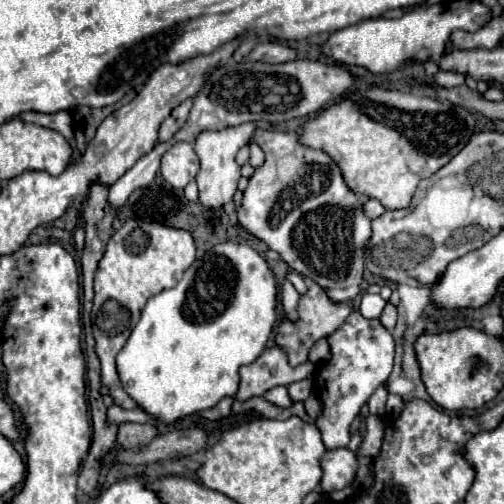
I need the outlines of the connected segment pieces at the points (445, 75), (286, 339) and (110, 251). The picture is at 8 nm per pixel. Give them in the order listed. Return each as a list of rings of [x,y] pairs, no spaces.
[[[439,70],[439,74],[435,76],[435,82],[443,88],[455,88],[455,86],[461,86],[465,82],[465,78],[461,74],[453,74],[453,72],[443,72]]]
[[[309,282],[309,292],[305,296],[301,296],[301,302],[299,302],[299,320],[297,322],[285,320],[279,324],[277,346],[281,346],[287,352],[291,366],[299,366],[299,364],[307,362],[307,354],[309,354],[311,346],[319,338],[325,338],[331,332],[335,332],[351,312],[353,312],[353,302],[335,302],[325,294],[325,290],[319,284]]]
[[[127,220],[107,244],[107,250],[99,262],[95,272],[95,300],[93,300],[93,336],[97,342],[97,356],[101,360],[101,382],[109,388],[111,398],[121,408],[133,410],[137,404],[133,398],[123,390],[117,368],[115,356],[125,346],[131,330],[135,328],[145,302],[159,294],[161,290],[173,288],[183,272],[195,260],[195,242],[191,232],[181,228],[165,228],[163,224],[141,222],[141,220]]]

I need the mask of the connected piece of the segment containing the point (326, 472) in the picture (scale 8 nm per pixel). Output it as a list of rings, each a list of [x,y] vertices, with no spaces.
[[[337,448],[327,450],[321,458],[323,478],[321,478],[321,490],[323,492],[335,492],[343,490],[353,484],[357,474],[357,456],[349,448]]]

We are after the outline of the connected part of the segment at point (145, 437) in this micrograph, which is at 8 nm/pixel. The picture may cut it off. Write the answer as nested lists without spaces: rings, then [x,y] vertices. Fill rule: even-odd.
[[[121,424],[119,426],[119,436],[117,442],[123,448],[133,448],[133,446],[143,446],[149,444],[157,436],[157,430],[153,424]]]

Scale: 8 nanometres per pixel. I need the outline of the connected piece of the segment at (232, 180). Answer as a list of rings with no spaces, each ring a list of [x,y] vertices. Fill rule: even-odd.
[[[239,124],[233,128],[223,128],[217,132],[201,132],[193,144],[199,160],[201,160],[201,168],[197,174],[197,184],[199,184],[199,202],[207,208],[219,208],[223,204],[227,204],[233,194],[237,192],[237,182],[241,178],[241,168],[235,162],[235,154],[241,146],[245,146],[251,136],[253,136],[255,124]]]

